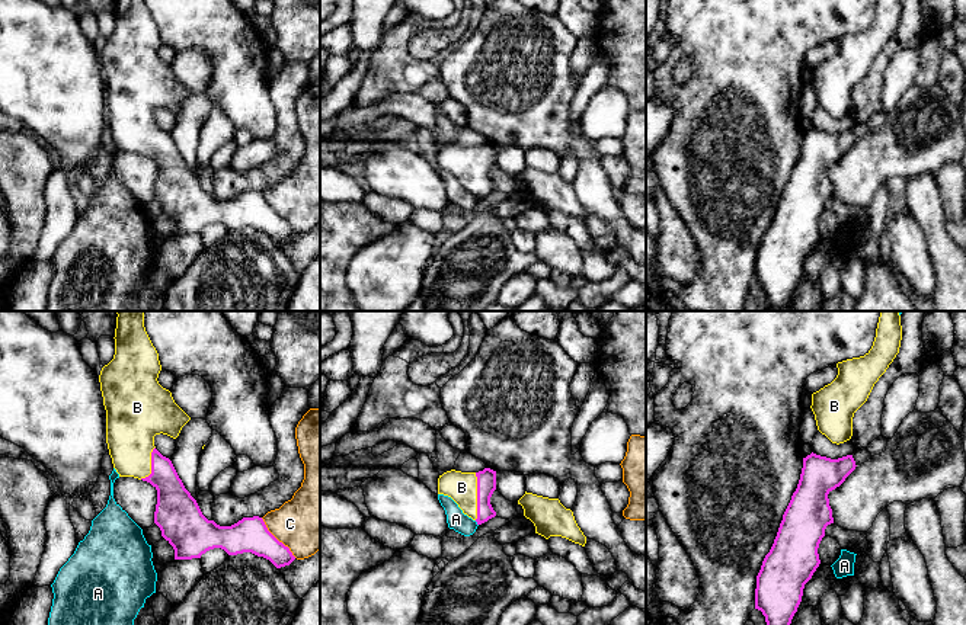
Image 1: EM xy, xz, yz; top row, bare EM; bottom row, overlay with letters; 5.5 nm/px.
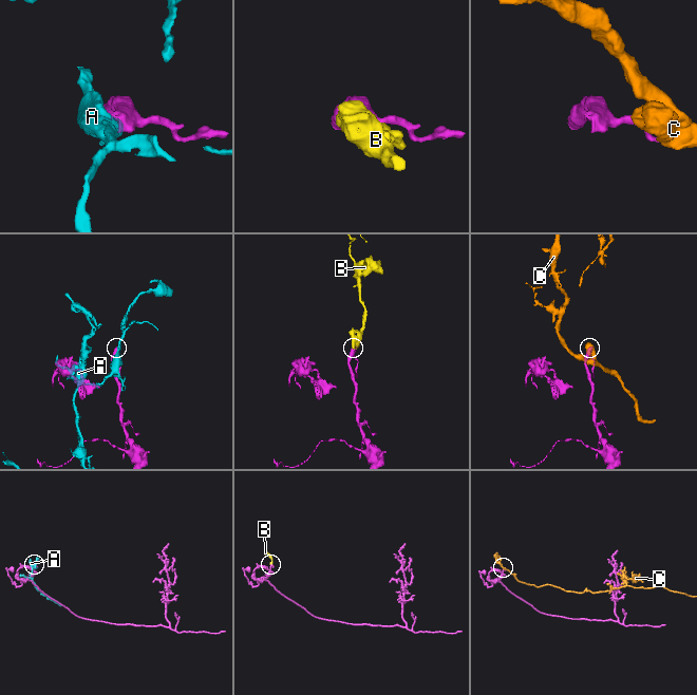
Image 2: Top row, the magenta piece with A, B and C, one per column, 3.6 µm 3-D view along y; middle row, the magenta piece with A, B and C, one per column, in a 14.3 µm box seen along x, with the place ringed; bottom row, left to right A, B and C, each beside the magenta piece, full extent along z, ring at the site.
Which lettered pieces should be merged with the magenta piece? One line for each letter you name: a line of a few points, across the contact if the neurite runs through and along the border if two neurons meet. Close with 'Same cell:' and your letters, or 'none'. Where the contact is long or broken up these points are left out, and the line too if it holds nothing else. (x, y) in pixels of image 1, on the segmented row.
B: line xz (486, 480), (477, 489), (477, 496), (461, 487)
Same cell: B

